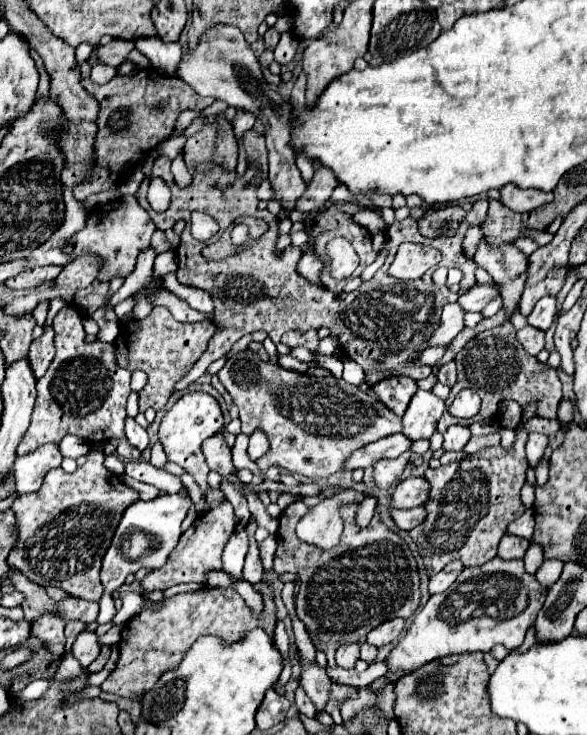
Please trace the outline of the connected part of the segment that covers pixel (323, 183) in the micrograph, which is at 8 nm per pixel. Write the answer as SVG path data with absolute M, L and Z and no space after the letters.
M314 161L314 177L306 183L304 195L296 201L296 209L316 213L330 199L336 185L338 185L338 179L334 171L324 167L320 161Z

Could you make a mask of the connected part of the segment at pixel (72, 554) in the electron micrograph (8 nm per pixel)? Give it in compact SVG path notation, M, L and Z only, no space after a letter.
M92 449L86 457L88 461L74 473L52 469L36 493L16 497L12 511L16 515L18 535L16 547L8 555L8 565L42 587L54 585L82 599L98 601L104 591L100 583L100 561L124 507L134 503L138 493L104 467L102 451Z

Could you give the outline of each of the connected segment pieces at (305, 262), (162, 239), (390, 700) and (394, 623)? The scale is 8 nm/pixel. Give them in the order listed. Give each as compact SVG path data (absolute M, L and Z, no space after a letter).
M310 247L304 249L304 255L302 255L300 263L298 263L298 271L300 271L306 279L310 279L310 281L314 281L314 283L320 285L318 275L320 275L320 271L322 271L322 263L312 255L312 249L310 249Z
M154 231L150 247L152 247L156 253L162 253L162 251L168 251L168 249L170 249L170 243L168 243L164 231Z
M391 682L384 689L382 689L376 698L381 711L383 711L388 718L394 719L393 706L396 699L394 691L394 683Z
M390 619L388 623L382 623L380 627L372 629L368 633L366 641L372 643L372 645L376 645L376 647L382 647L386 643L396 641L400 637L400 633L404 631L404 627L406 627L406 621L404 619Z

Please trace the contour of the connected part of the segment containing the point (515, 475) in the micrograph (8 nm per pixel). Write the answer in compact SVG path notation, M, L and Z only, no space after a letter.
M518 433L512 451L506 451L500 445L488 447L458 463L428 469L424 473L432 483L432 495L426 503L428 519L412 529L410 537L418 543L428 575L438 573L452 559L462 559L464 565L484 565L496 555L498 543L508 525L526 511L520 499L520 489L528 469L524 445L526 433Z

